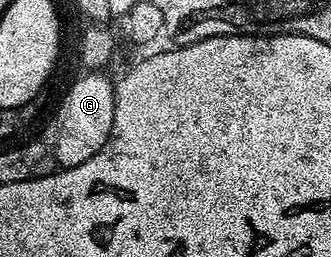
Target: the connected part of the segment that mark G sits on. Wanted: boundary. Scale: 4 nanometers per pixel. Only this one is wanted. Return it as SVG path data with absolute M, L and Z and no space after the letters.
M88 71L64 93L60 110L56 113L56 143L54 142L55 164L69 169L86 163L106 143L110 127L114 123L114 99L116 91L113 78L103 77L103 72Z

